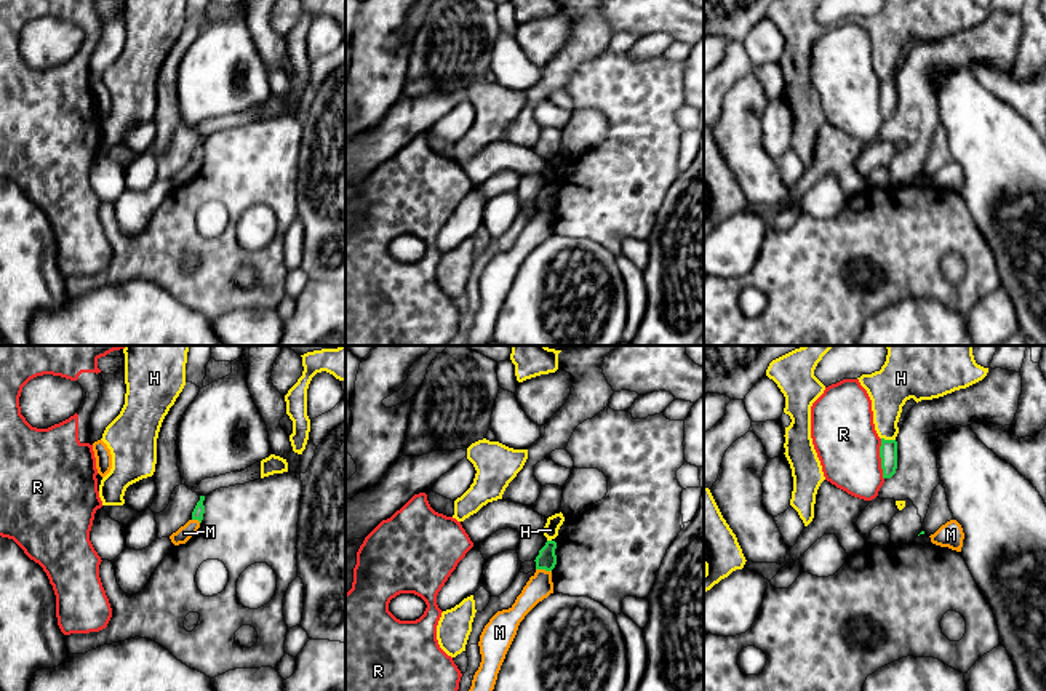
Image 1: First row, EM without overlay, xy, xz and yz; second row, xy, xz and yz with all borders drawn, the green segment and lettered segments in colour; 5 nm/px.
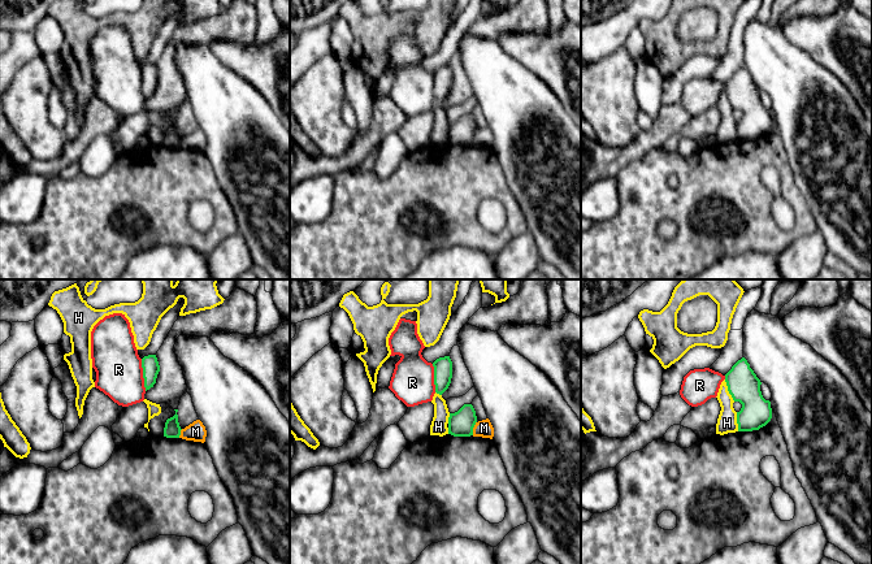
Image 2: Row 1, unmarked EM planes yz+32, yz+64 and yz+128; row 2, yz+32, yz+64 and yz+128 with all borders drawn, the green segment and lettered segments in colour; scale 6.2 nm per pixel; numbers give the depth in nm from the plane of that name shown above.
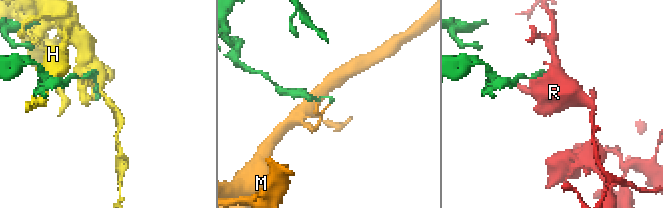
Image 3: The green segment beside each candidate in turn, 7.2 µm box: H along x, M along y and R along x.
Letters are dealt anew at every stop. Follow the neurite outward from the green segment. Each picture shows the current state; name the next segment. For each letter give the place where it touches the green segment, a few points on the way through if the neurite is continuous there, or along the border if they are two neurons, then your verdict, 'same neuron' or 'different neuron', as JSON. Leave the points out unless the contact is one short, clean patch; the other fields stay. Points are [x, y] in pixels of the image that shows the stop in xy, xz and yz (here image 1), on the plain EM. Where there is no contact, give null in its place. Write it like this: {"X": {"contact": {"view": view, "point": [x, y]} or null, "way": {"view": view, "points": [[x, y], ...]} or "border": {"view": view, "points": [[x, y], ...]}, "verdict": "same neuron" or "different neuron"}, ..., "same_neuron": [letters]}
{"H": {"contact": {"view": "yz", "point": [888, 82]}, "verdict": "different neuron"}, "M": {"contact": {"view": "xz", "point": [544, 210]}, "verdict": "different neuron"}, "R": {"contact": {"view": "yz", "point": [882, 101]}, "verdict": "different neuron"}, "same_neuron": []}

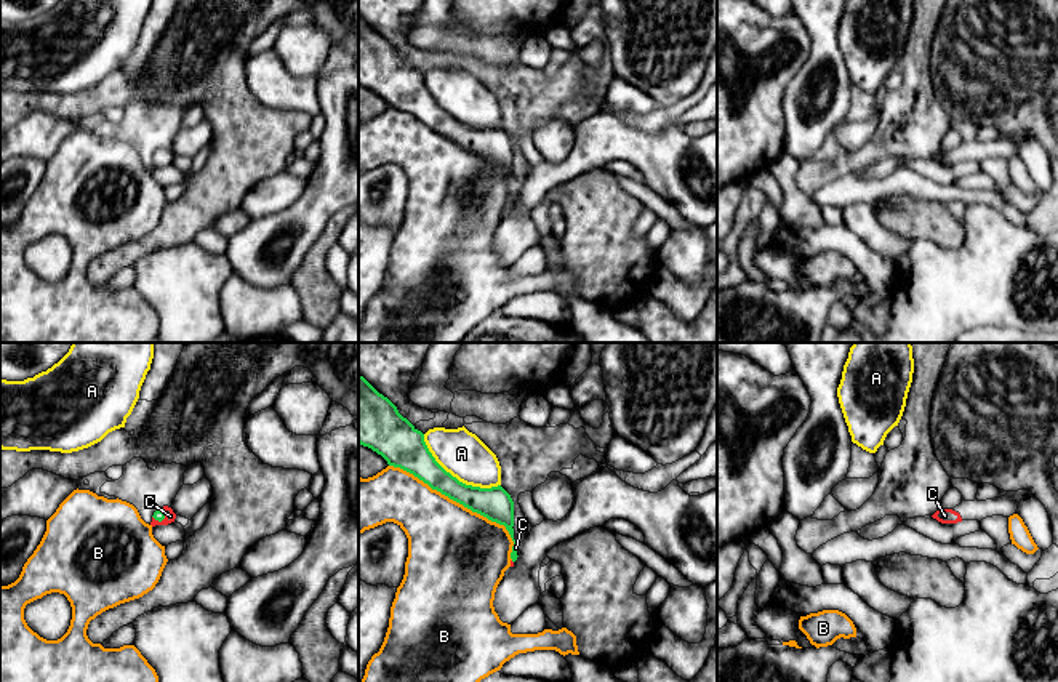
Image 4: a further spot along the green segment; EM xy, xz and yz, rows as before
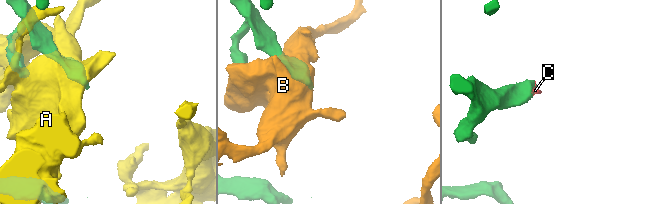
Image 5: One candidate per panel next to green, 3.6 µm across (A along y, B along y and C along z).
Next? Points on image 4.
{"A": {"contact": {"view": "xz", "point": [455, 119]}, "verdict": "different neuron"}, "B": {"contact": {"view": "xz", "point": [463, 146]}, "verdict": "different neuron"}, "C": {"contact": {"view": "xy", "point": [160, 162]}, "way": {"view": "xy", "points": [[159, 157], [160, 162], [170, 157]]}, "verdict": "same neuron"}, "same_neuron": ["C"]}

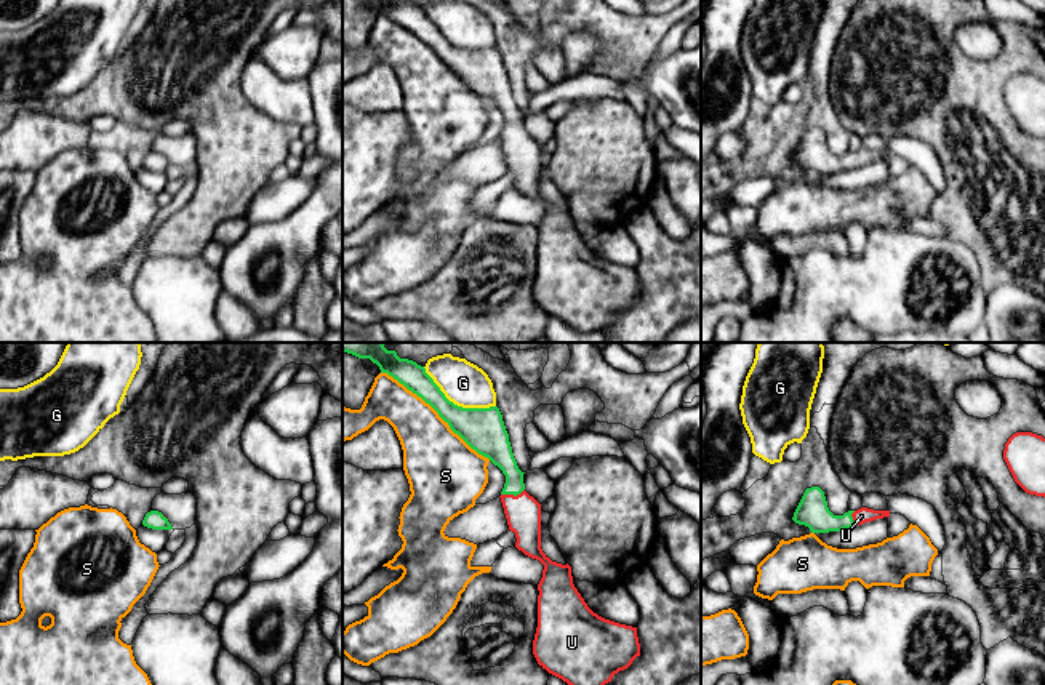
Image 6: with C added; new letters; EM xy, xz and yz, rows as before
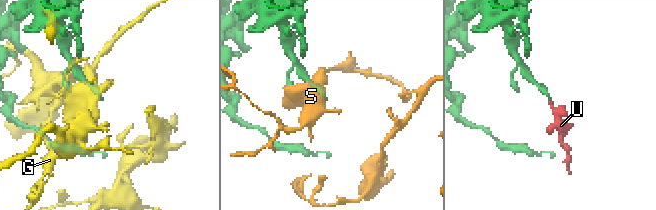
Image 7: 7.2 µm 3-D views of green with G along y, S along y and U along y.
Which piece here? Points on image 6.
{"G": {"contact": {"view": "xz", "point": [456, 47]}, "verdict": "different neuron"}, "S": {"contact": {"view": "xz", "point": [437, 53]}, "verdict": "different neuron"}, "U": {"contact": {"view": "xz", "point": [512, 135]}, "way": {"view": "xz", "points": [[496, 88], [512, 114], [512, 135], [524, 154]]}, "verdict": "same neuron"}, "same_neuron": ["U"]}

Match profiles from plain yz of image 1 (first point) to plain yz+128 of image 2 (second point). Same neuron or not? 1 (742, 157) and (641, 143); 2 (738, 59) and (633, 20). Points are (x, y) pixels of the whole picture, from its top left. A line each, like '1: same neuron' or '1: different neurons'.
1: different neurons
2: same neuron

